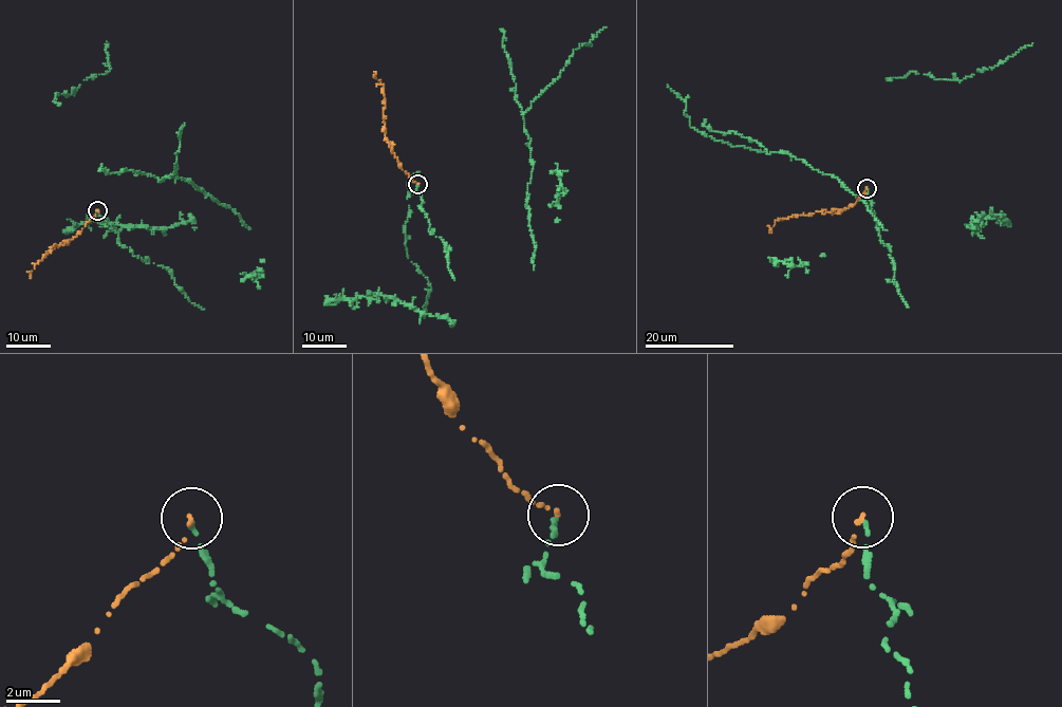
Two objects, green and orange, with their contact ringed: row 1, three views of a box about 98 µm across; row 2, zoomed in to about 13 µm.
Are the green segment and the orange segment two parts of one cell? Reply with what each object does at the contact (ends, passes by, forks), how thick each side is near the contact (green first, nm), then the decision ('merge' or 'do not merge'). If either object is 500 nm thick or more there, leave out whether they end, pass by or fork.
green ends | orange ends | 140/140 nm | do not merge

